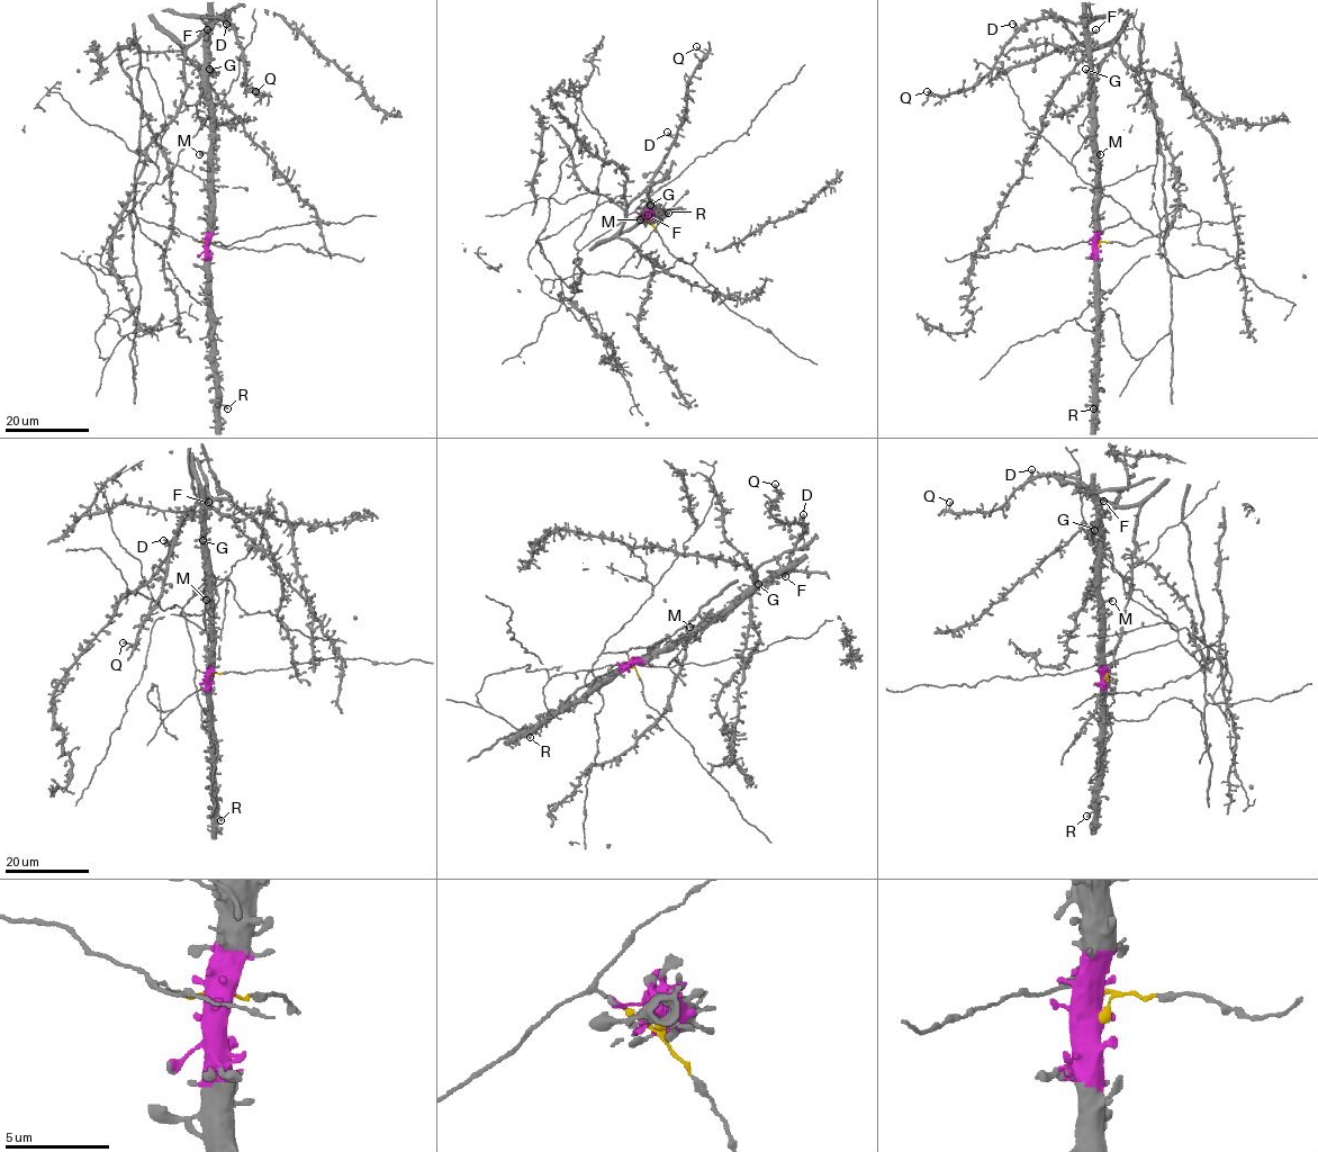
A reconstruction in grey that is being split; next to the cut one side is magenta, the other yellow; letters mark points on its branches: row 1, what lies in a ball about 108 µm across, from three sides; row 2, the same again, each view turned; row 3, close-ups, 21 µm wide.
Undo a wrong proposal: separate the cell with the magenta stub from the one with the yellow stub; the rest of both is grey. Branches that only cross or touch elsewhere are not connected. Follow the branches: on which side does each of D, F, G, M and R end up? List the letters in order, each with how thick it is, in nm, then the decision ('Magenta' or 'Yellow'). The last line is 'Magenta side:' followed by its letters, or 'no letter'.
D: Thickness 400 nm. Yellow
F: Thickness 280 nm. Magenta
G: Thickness 480 nm. Magenta
M: Thickness 460 nm. Magenta
R: Thickness 440 nm. Magenta
Magenta side: F, G, M, R

